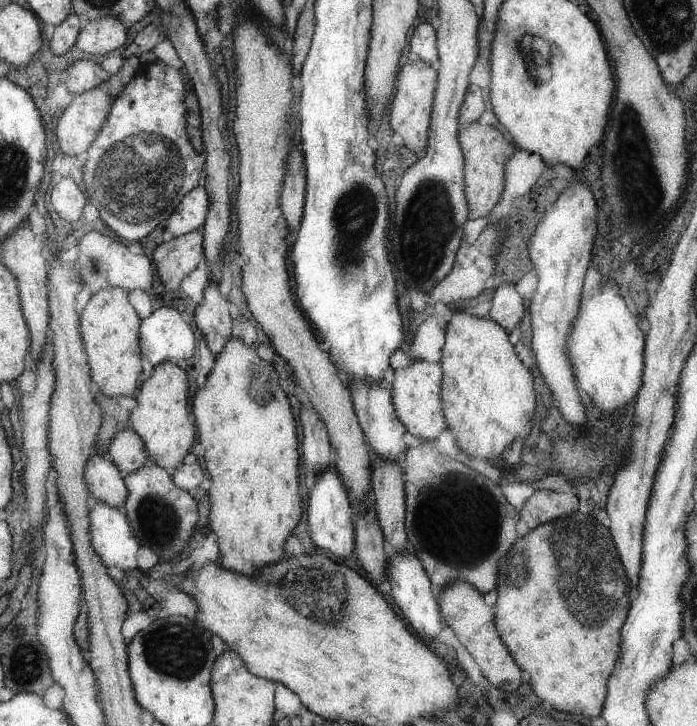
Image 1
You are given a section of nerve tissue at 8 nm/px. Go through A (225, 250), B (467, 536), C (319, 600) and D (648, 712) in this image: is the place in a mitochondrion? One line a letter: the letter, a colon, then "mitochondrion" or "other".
A: other
B: other
C: mitochondrion
D: other

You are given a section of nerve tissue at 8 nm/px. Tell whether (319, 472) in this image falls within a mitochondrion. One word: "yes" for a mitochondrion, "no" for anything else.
no

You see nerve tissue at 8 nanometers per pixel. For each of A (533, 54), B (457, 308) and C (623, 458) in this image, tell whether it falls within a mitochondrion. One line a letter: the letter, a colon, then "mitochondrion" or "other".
A: mitochondrion
B: other
C: other

